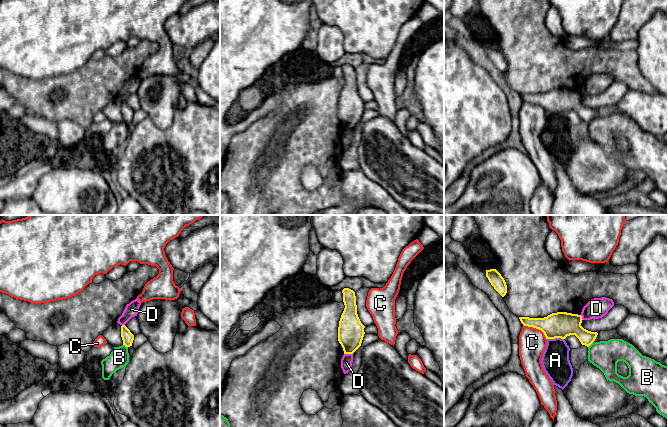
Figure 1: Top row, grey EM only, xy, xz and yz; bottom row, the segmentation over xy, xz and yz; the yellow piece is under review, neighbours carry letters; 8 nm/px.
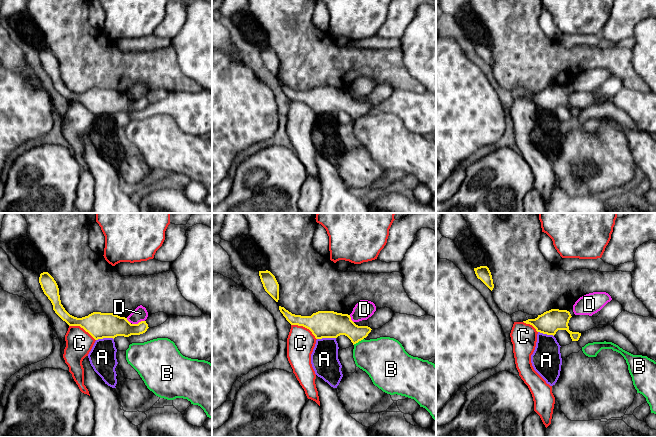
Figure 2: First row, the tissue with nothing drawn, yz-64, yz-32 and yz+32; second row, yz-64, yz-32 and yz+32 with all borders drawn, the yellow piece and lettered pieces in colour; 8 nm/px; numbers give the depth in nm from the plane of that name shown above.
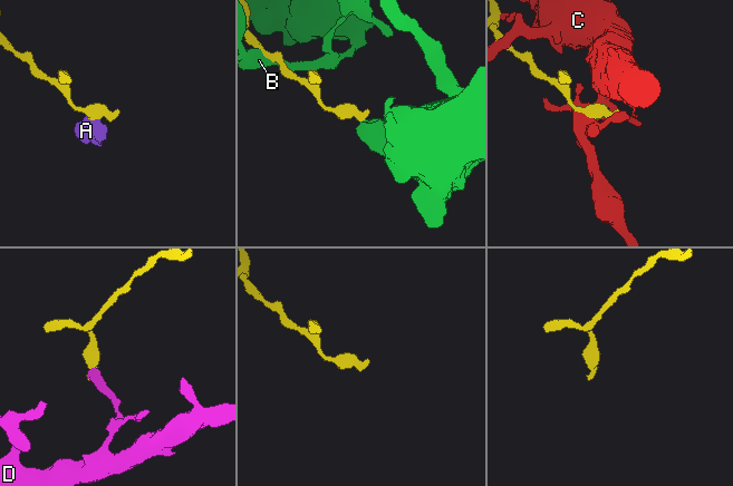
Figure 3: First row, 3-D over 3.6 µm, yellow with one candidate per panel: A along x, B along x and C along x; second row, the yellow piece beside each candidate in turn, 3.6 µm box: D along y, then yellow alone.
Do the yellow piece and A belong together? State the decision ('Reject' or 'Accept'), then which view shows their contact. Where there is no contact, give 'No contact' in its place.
Reject. Touches yellow in yz

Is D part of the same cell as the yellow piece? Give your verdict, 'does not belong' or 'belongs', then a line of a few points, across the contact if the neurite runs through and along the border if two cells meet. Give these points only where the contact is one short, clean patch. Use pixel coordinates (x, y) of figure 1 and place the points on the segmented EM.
does not belong; line xz (344, 353), (352, 354)

